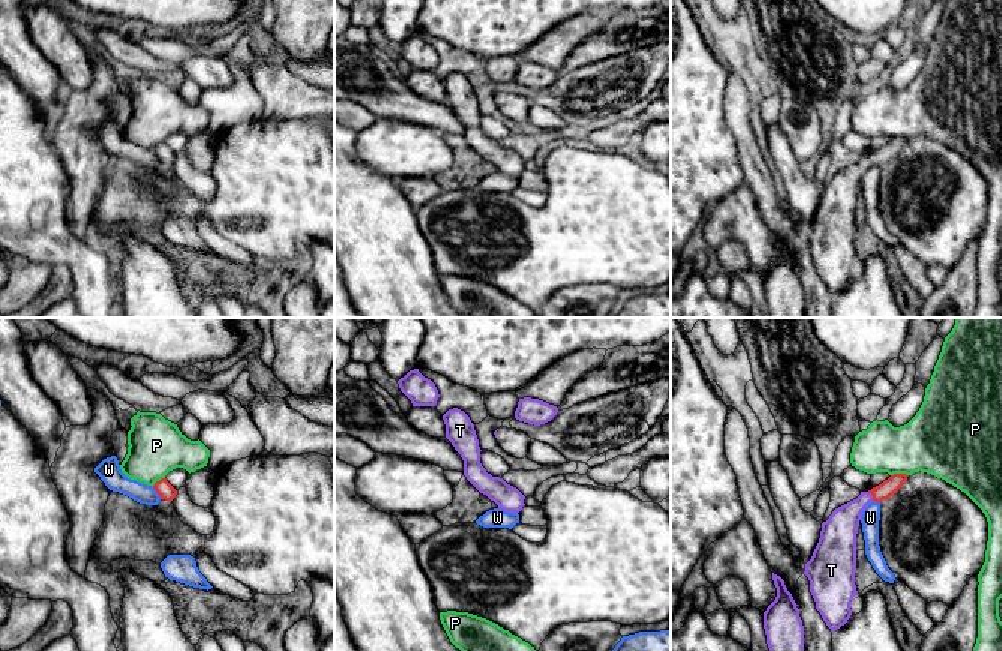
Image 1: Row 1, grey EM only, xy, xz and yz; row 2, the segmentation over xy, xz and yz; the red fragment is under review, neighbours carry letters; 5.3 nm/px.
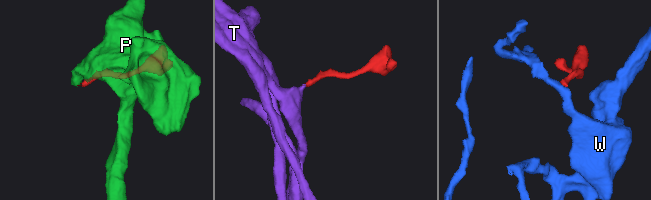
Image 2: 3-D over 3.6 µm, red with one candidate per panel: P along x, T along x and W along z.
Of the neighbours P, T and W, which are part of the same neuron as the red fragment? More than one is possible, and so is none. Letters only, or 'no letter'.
T

